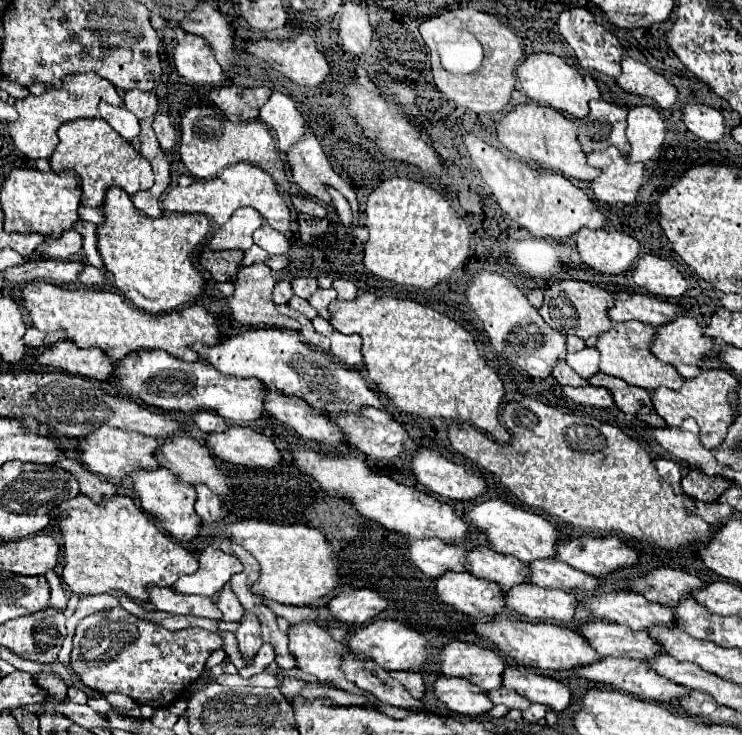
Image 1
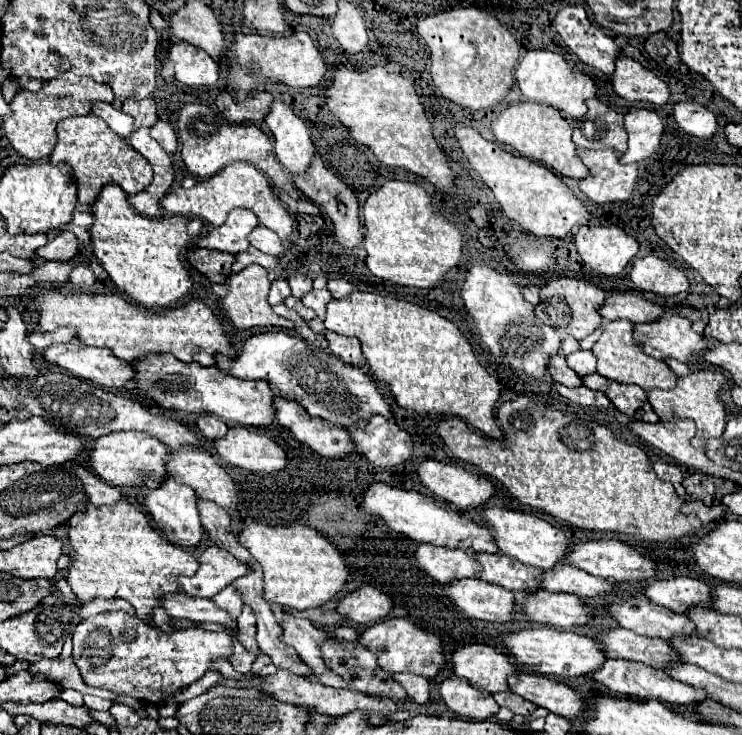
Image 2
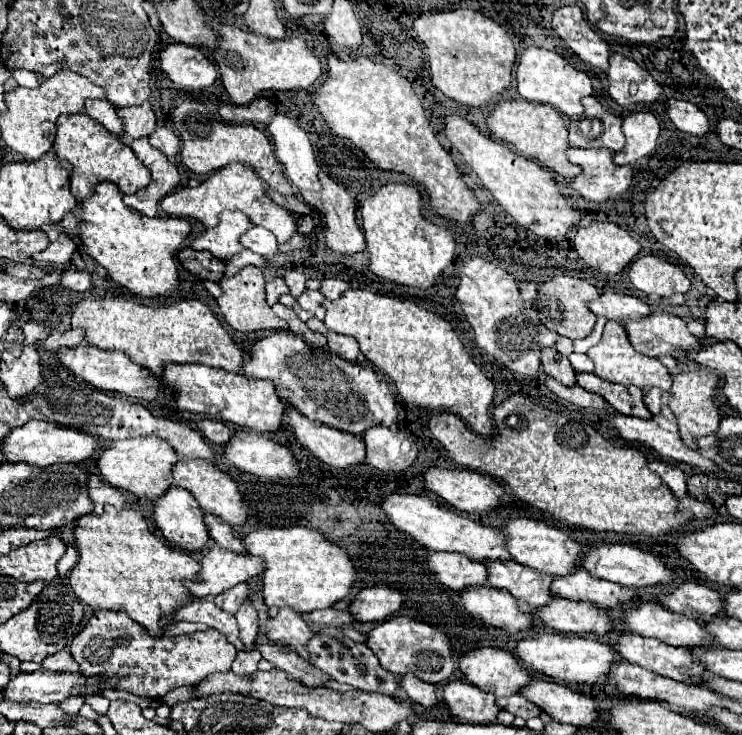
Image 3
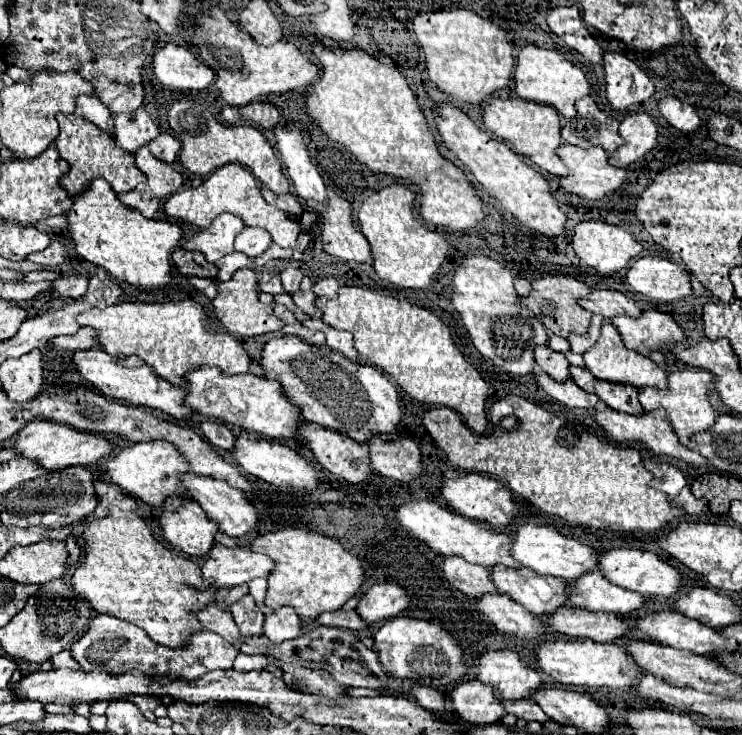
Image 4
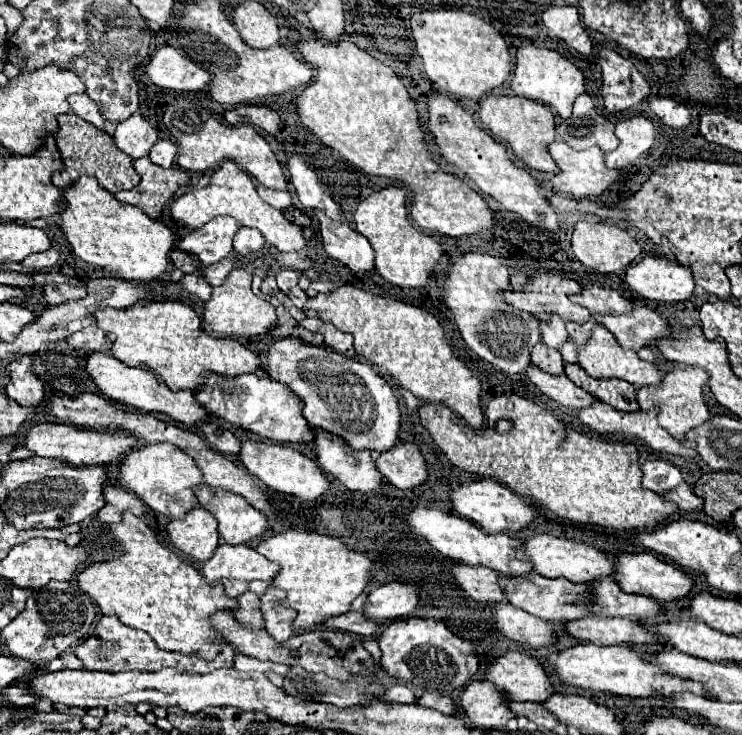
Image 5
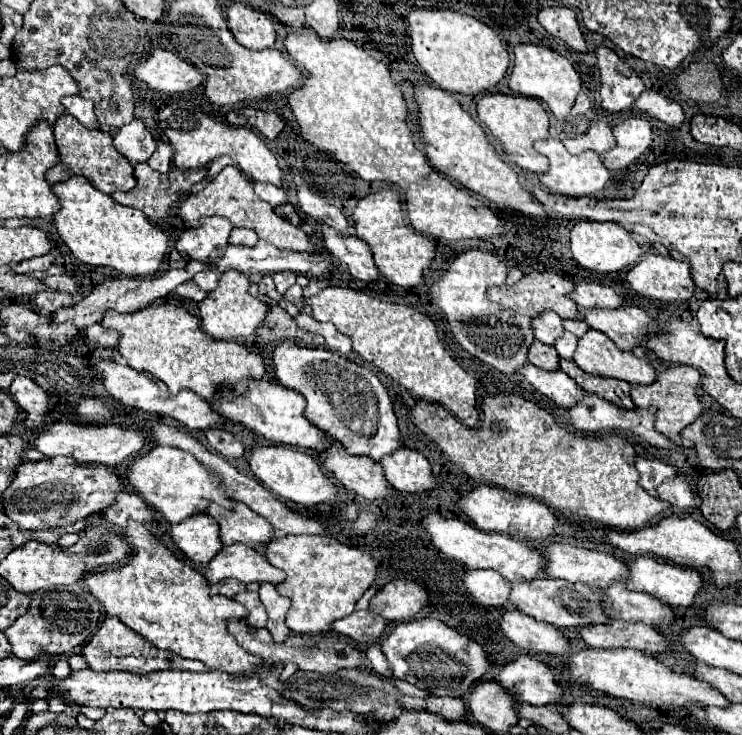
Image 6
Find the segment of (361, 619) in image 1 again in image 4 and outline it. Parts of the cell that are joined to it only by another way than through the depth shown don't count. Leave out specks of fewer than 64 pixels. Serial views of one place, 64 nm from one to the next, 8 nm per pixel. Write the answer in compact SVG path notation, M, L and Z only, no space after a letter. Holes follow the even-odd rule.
M384 582L372 586L366 594L360 596L356 612L366 624L388 620L406 610L410 596L394 582Z

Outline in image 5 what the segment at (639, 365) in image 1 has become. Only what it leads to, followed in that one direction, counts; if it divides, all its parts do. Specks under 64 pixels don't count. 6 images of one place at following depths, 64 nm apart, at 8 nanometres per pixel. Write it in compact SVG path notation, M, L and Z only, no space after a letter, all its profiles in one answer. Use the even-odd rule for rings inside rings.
M598 324L594 330L592 330L592 338L590 342L578 352L578 364L594 378L620 378L620 380L626 380L630 382L632 386L636 388L642 388L642 386L658 386L662 382L662 374L658 372L658 368L642 358L638 358L636 352L632 350L624 350L616 336L604 328L602 324Z

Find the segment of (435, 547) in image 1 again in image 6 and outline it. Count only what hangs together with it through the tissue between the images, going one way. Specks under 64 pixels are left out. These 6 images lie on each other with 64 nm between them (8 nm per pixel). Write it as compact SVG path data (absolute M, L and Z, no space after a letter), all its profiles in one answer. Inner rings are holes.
M466 570L464 586L482 606L502 608L510 596L510 582L494 570Z

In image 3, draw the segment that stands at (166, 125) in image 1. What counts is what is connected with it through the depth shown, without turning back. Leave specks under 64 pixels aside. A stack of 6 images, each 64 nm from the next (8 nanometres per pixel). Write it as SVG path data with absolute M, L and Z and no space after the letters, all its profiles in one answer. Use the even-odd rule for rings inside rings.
M158 126L158 128L148 136L148 140L150 140L150 144L152 144L154 148L160 148L168 158L174 158L176 152L180 150L180 140L178 140L178 136L176 136L170 128L166 128L166 126Z

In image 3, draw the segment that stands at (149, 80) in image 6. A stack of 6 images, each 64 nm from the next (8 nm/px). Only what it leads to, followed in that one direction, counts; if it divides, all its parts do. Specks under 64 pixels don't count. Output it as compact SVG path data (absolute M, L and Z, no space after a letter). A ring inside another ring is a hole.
M170 44L160 54L160 70L182 90L202 90L216 82L216 66L198 50L186 44Z

